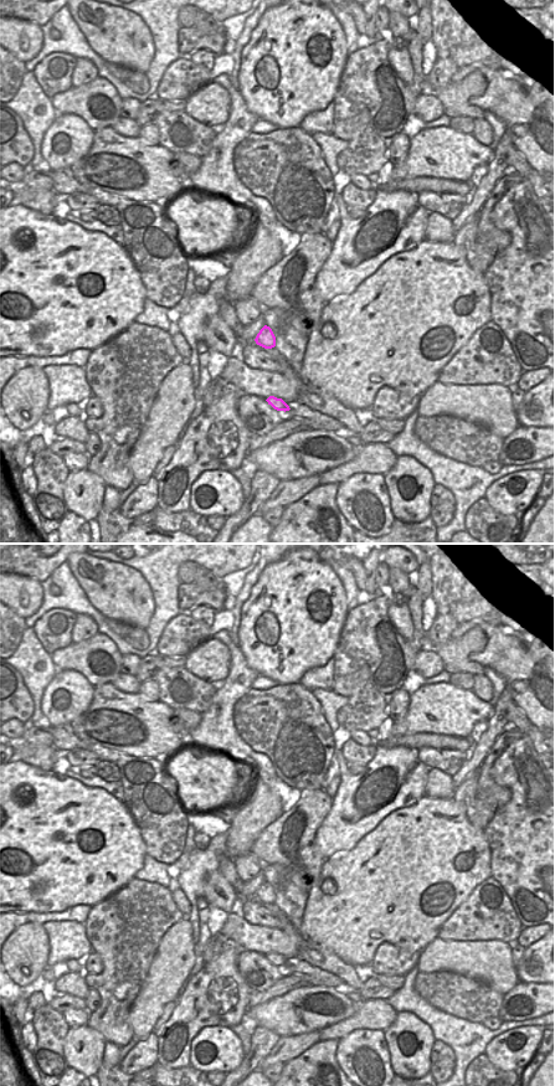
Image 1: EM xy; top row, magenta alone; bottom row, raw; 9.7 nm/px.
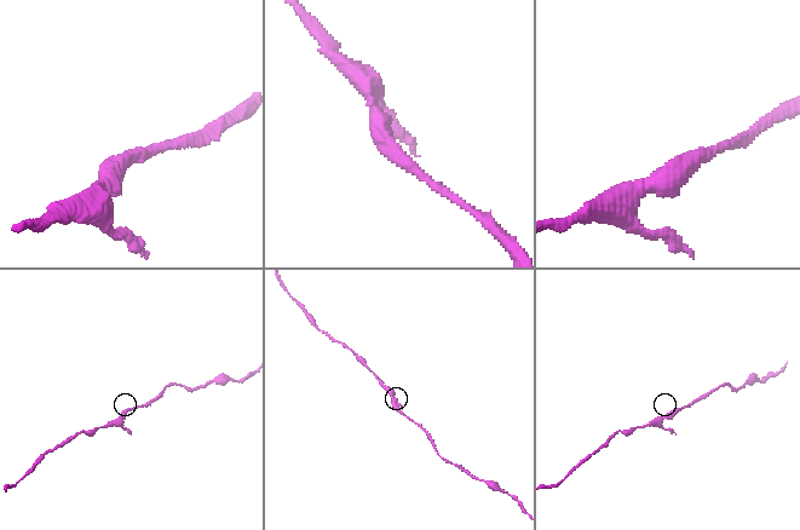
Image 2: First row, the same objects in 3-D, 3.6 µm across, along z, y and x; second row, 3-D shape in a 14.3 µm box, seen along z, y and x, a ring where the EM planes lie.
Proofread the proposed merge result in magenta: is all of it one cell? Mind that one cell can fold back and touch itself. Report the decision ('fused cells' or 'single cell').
single cell

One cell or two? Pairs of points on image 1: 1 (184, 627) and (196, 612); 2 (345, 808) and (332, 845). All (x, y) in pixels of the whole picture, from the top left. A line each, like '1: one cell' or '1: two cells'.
1: two cells
2: one cell

